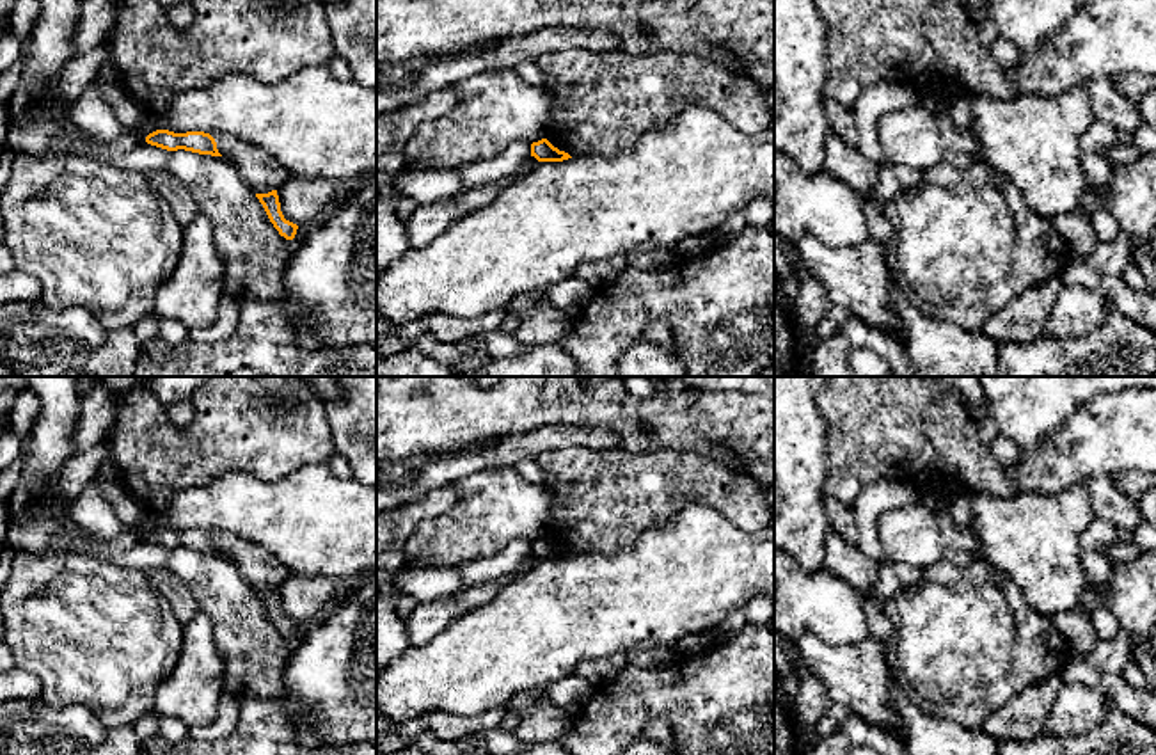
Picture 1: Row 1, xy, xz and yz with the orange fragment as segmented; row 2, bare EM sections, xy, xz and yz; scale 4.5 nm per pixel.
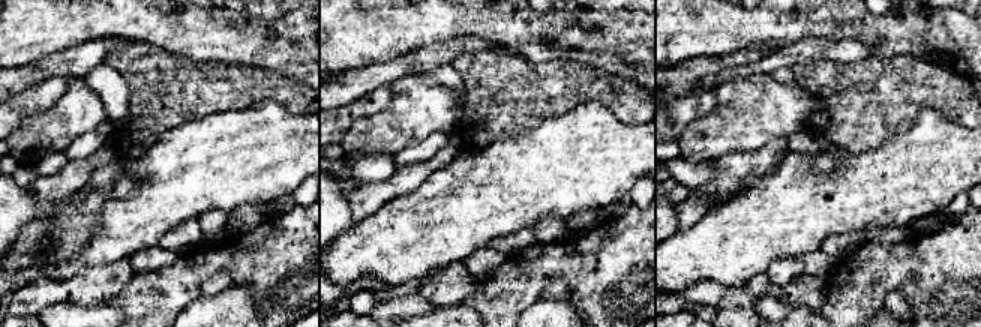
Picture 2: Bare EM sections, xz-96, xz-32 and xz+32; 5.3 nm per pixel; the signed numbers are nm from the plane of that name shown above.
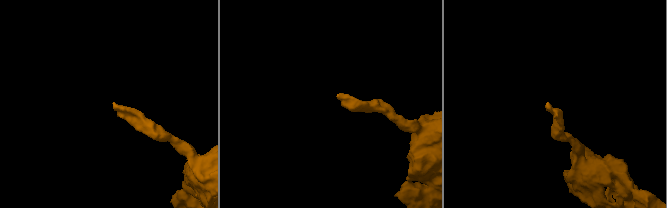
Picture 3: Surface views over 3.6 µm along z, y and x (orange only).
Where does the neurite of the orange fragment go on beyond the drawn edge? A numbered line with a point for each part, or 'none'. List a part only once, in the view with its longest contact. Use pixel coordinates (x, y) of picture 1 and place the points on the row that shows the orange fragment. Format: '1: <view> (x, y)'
none

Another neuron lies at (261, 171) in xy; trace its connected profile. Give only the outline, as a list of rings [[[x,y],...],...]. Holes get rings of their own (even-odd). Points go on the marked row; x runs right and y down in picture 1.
[[[213,133],[218,153],[229,160],[256,194],[268,194],[289,178],[289,172],[266,149],[233,135]]]

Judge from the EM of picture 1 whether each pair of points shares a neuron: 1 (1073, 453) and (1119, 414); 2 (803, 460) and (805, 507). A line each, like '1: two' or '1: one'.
1: one
2: one

